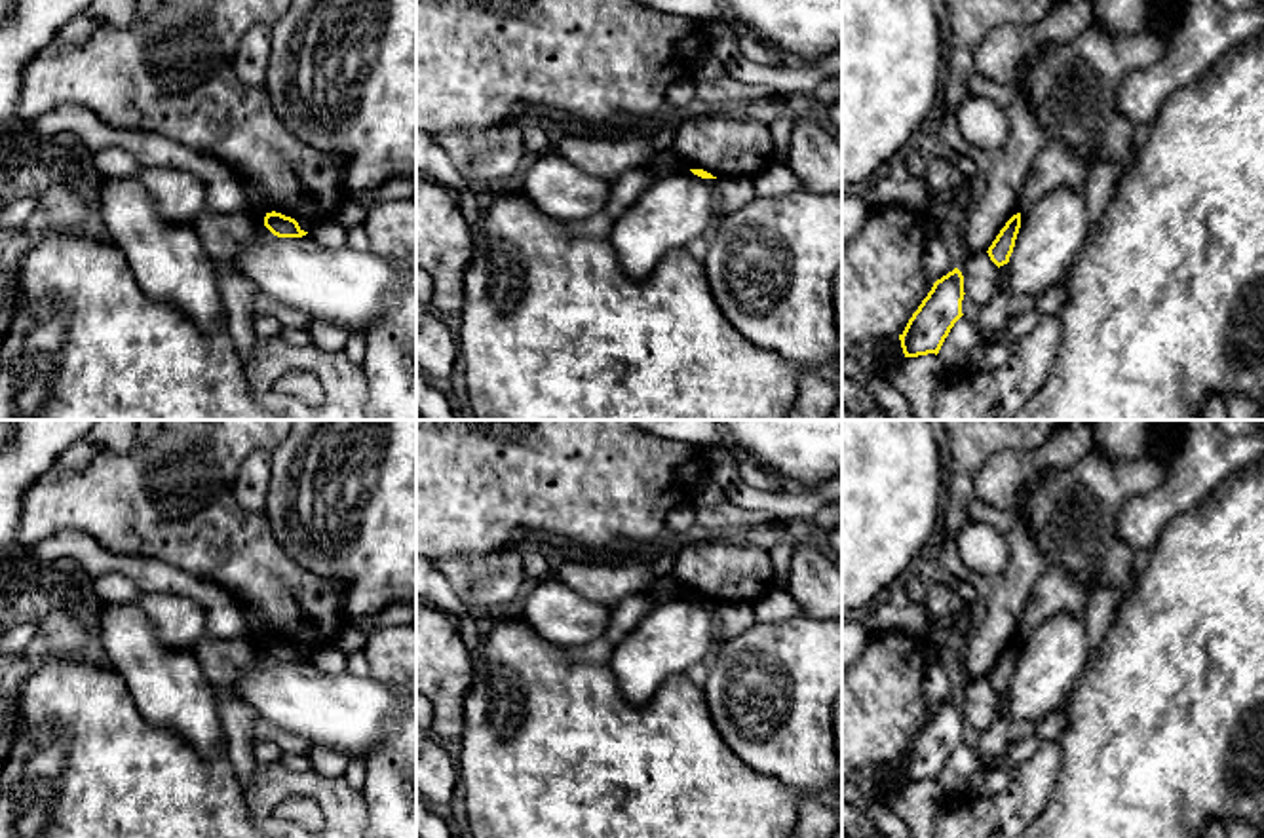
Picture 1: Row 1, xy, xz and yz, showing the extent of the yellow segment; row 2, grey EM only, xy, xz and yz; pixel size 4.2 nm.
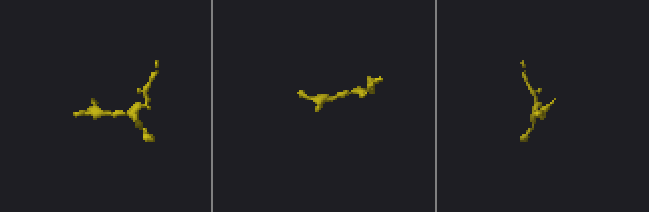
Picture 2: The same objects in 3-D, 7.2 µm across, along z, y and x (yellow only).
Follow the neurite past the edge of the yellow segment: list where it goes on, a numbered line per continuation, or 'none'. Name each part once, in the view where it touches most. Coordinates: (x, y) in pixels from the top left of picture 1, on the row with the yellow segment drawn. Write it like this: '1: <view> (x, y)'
none

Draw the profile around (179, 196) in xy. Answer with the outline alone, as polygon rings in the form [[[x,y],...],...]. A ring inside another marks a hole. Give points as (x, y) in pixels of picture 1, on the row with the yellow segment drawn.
[[[122,148],[93,152],[93,165],[101,177],[137,177],[144,182],[158,213],[171,222],[194,224],[207,209],[207,190],[196,175],[171,167],[143,167]]]

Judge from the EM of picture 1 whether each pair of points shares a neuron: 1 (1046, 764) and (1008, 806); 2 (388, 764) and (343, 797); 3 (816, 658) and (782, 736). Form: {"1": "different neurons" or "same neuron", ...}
{"1": "same neuron", "2": "different neurons", "3": "same neuron"}

